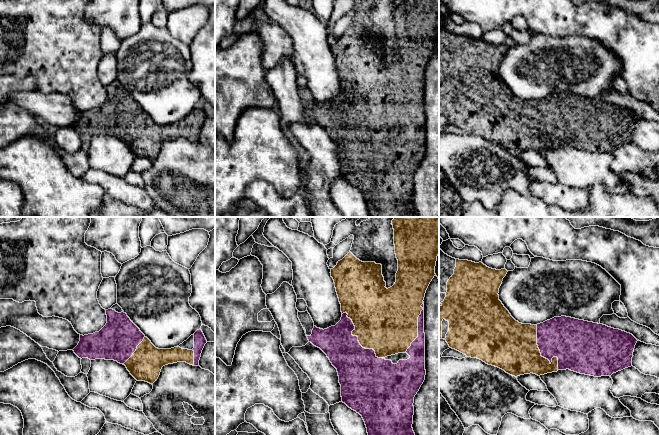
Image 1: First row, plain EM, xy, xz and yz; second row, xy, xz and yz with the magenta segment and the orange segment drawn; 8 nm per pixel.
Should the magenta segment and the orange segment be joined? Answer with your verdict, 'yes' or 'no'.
yes

